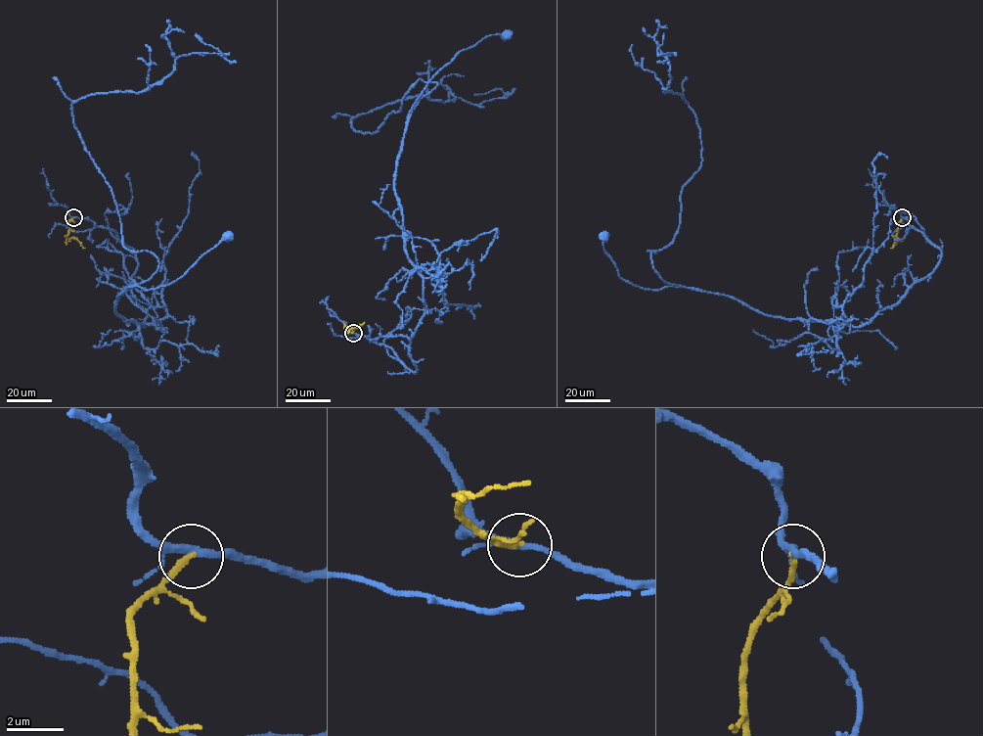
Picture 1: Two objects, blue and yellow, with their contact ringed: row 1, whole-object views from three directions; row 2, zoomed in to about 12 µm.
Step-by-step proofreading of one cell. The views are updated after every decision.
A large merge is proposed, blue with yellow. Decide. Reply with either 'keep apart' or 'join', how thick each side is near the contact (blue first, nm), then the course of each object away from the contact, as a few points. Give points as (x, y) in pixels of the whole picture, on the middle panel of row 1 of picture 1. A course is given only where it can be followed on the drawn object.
keep apart; calibres 220 and 200 nm; course blue (353, 334), (417, 370), (409, 344), (424, 281), (394, 189), (407, 116), (462, 50), (508, 35); course yellow (353, 333), (346, 329), (350, 330), (365, 322)

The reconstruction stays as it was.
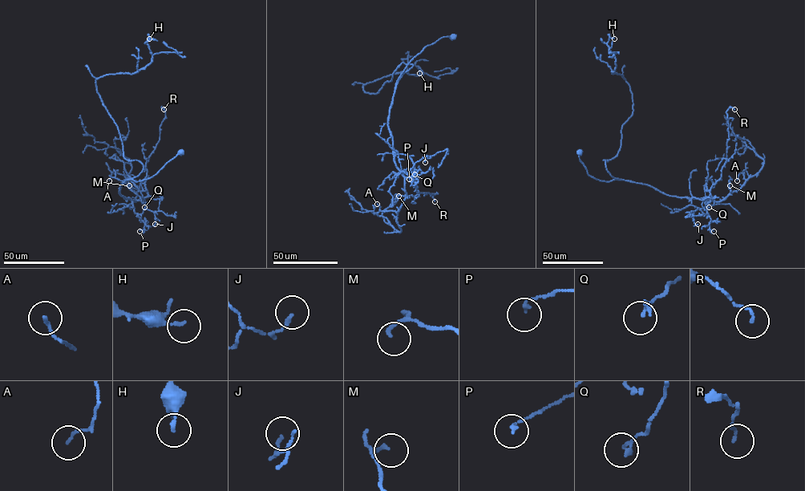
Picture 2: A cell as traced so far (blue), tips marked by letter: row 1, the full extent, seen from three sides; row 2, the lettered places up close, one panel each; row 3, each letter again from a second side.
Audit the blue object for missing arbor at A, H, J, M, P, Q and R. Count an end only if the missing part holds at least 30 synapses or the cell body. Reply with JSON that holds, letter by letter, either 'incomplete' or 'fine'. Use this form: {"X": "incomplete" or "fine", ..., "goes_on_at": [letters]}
{"A": "fine", "H": "fine", "J": "fine", "M": "fine", "P": "fine", "Q": "fine", "R": "fine", "goes_on_at": []}

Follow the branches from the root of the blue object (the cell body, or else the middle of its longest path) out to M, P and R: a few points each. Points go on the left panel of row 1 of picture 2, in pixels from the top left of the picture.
M: (181, 153), (148, 179), (125, 181), (121, 185), (119, 193), (135, 201), (139, 190), (129, 185)
P: (181, 153), (153, 176), (127, 180), (121, 185), (119, 193), (131, 200), (134, 211), (145, 223), (139, 231)
R: (181, 153), (148, 179), (126, 180), (119, 193), (131, 200), (147, 195), (146, 164), (159, 139), (163, 109)

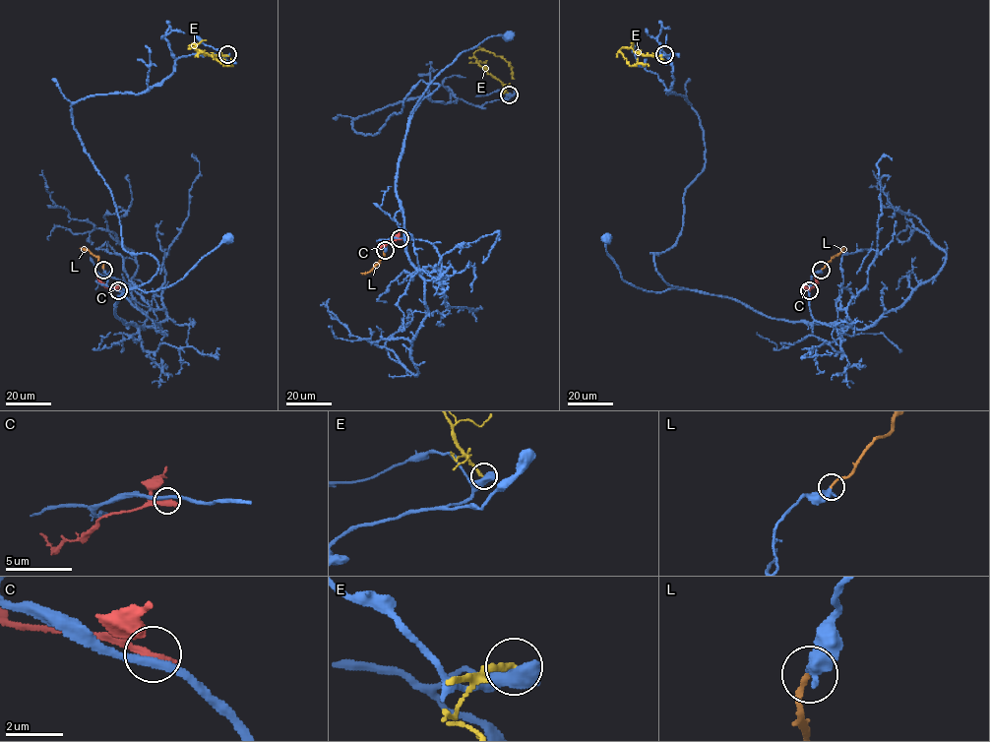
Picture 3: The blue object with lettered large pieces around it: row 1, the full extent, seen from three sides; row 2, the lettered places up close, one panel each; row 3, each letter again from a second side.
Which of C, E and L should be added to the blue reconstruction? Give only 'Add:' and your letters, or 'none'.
Add: L

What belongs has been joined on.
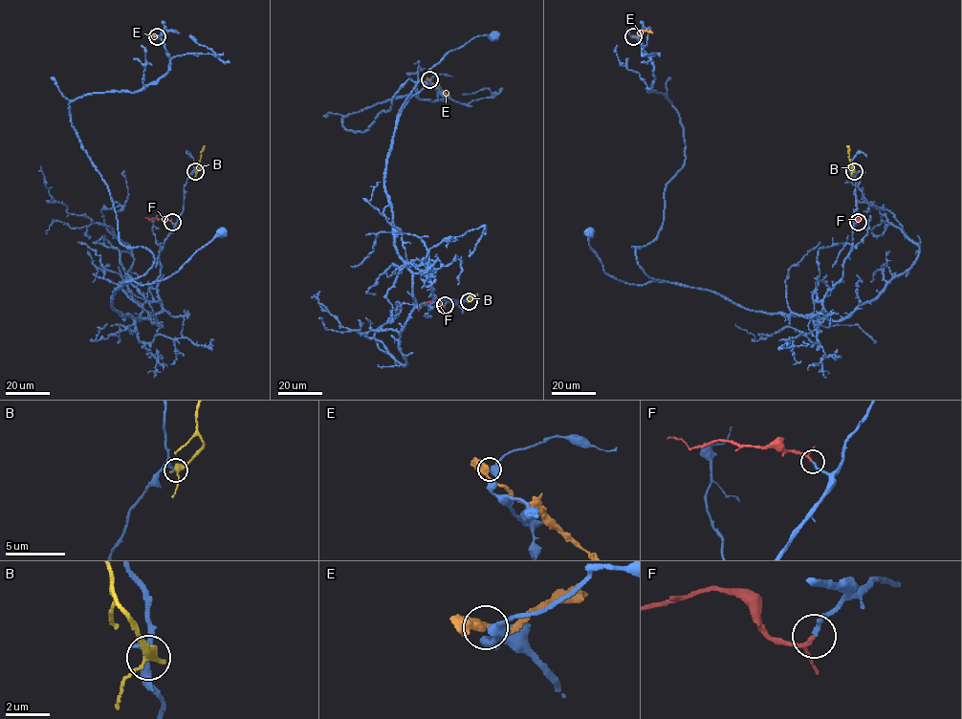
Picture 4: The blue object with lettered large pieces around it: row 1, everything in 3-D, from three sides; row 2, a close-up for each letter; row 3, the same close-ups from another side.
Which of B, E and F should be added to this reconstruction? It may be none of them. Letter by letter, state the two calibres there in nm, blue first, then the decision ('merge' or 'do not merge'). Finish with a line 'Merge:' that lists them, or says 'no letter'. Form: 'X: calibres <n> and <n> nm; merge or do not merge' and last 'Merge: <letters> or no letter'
B: calibres 240 and 320 nm; do not merge
E: calibres 440 and 360 nm; do not merge
F: calibres 200 and 140 nm; merge
Merge: F

